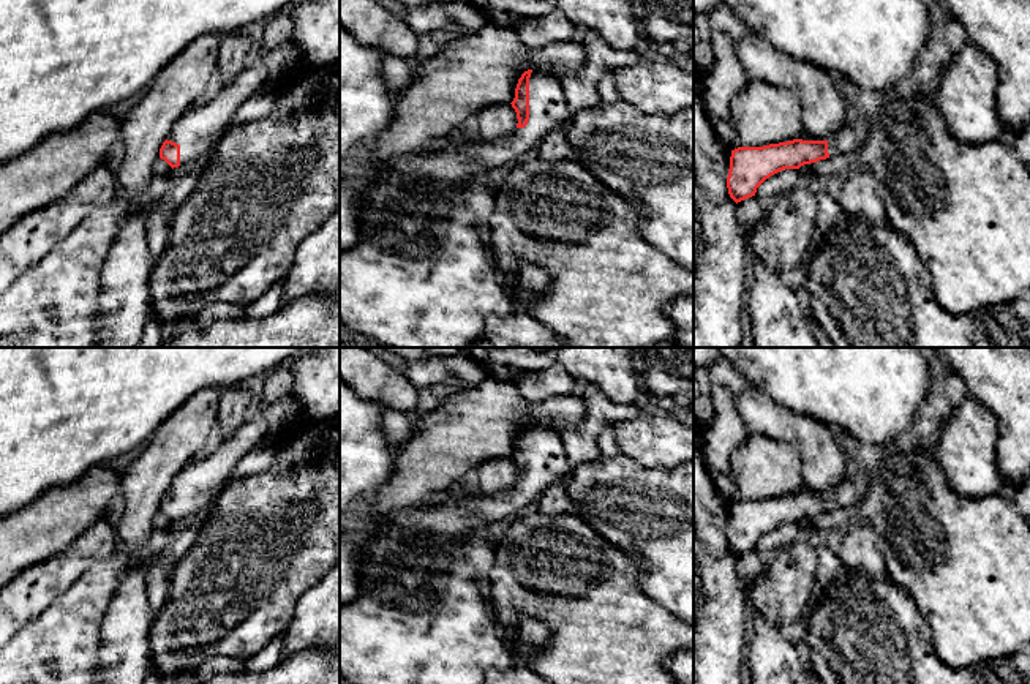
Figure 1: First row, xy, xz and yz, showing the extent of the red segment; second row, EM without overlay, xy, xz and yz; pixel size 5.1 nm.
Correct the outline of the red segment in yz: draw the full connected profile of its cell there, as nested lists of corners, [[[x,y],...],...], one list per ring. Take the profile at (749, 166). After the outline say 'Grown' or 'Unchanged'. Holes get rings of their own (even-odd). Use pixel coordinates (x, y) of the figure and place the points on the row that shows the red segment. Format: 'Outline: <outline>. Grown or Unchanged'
Outline: [[[845,123],[826,141],[812,141],[807,134],[799,139],[763,147],[738,147],[731,150],[727,188],[738,204],[755,196],[757,188],[784,169],[799,169],[804,164],[826,160],[833,155],[853,156],[856,137]]]. Grown

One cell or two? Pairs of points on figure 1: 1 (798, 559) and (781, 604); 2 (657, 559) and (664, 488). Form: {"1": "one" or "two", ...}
{"1": "one", "2": "one"}

